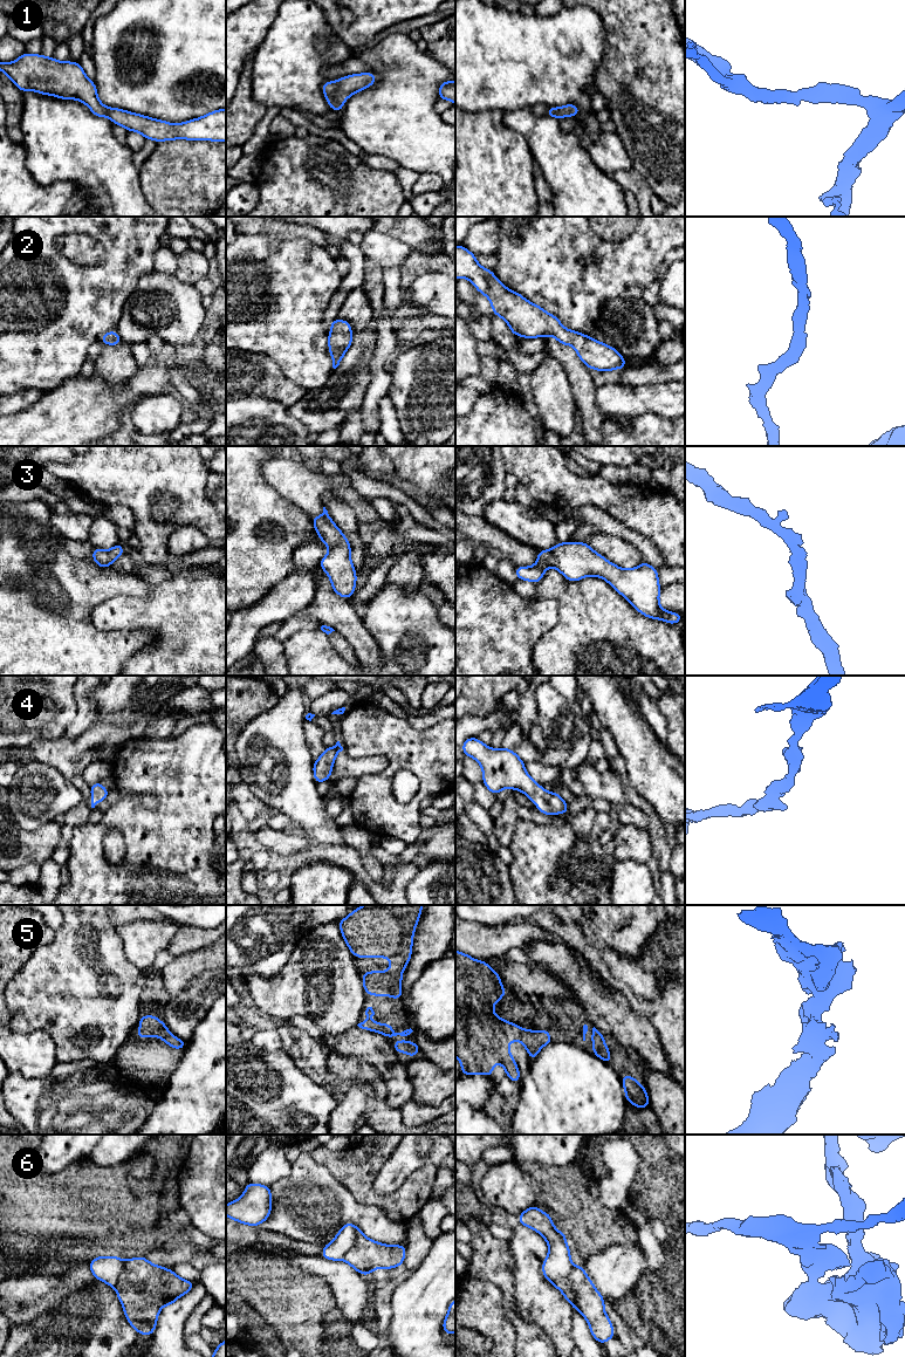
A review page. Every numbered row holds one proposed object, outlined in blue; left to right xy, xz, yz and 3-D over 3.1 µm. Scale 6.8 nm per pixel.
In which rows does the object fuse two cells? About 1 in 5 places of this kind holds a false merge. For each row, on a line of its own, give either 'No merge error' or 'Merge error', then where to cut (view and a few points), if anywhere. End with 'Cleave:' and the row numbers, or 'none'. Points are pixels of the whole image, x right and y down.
1: No merge error. No split
2: No merge error. No split
3: No merge error. No split
4: No merge error. No split
5: No merge error. No split
6: Merge error. Split along xz (355, 1226), (355, 1242), (342, 1259)
Cleave: 6

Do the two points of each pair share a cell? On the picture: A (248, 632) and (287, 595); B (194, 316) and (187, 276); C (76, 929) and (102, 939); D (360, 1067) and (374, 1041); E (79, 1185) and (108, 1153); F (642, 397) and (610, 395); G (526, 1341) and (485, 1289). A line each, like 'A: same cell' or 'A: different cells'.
A: same cell
B: different cells
C: same cell
D: different cells
E: different cells
F: same cell
G: different cells

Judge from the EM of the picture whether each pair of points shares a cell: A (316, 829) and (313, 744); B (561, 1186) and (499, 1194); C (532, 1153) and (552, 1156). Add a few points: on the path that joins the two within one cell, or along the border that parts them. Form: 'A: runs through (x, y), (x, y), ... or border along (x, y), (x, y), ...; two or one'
A: border along (303, 733), (306, 746), (314, 760); two
B: border along (525, 1167), (539, 1188), (536, 1201); two
C: runs through (536, 1153), (547, 1153); one

